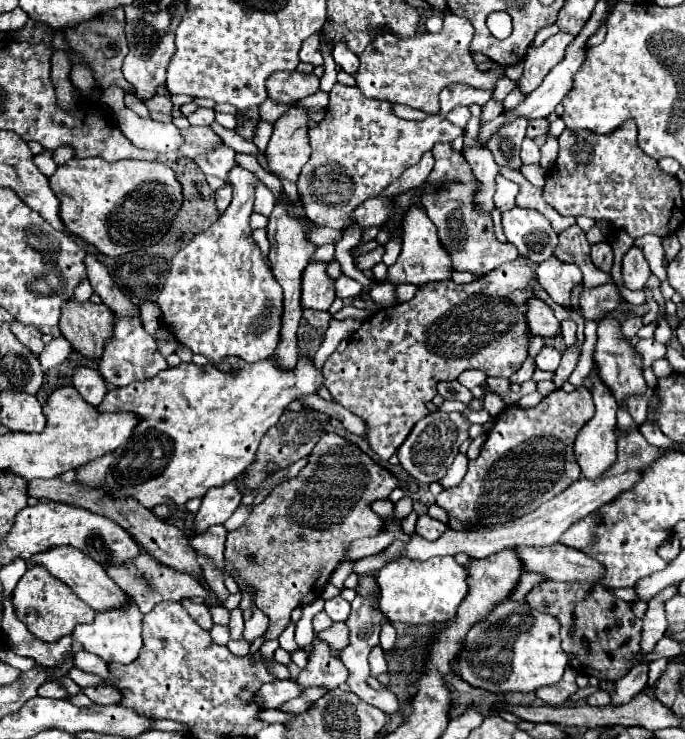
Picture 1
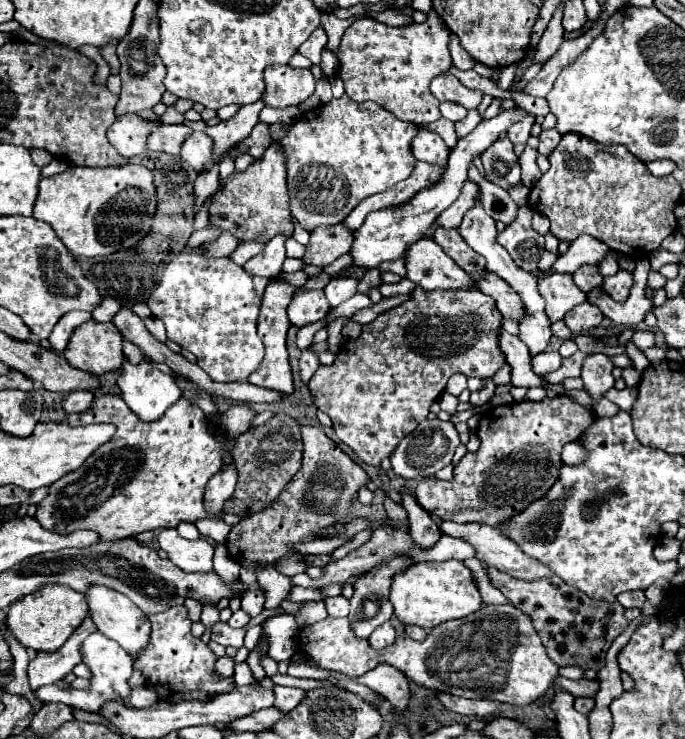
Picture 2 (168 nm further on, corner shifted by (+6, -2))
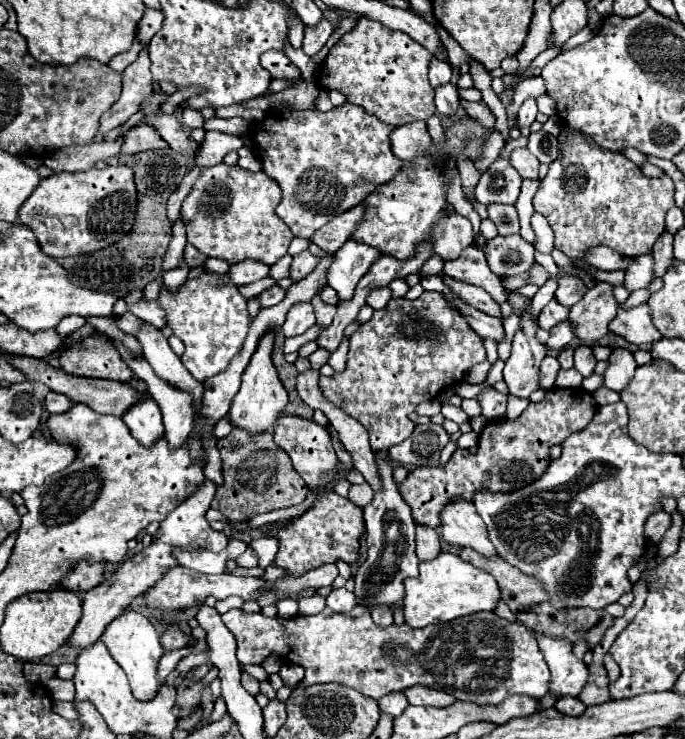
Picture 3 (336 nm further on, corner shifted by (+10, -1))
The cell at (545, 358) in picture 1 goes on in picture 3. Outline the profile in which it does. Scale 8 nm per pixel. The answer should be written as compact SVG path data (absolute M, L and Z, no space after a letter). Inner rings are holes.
M545 356L541 366L539 366L539 388L543 390L551 390L555 388L555 378L559 372L559 362L555 356Z

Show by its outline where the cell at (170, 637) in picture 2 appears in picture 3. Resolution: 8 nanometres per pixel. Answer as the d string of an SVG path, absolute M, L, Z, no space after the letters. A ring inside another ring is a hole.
M167 626L167 630L161 634L161 644L165 652L177 650L177 648L187 648L191 642L189 636L185 636L177 626Z

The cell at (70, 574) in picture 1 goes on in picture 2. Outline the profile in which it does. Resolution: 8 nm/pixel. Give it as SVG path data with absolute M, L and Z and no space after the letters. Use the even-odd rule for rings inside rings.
M91 585L83 595L85 595L85 601L89 605L89 613L91 613L95 627L101 629L101 633L107 635L109 639L117 641L135 659L139 649L147 645L149 631L151 631L149 617L129 597L117 593L115 589L109 589L105 585Z

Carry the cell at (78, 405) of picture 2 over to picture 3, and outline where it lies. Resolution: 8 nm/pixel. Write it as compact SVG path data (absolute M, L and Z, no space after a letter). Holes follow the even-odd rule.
M49 392L49 394L45 396L45 408L47 408L49 414L63 414L63 412L67 412L71 406L73 406L71 400L65 398L63 394Z

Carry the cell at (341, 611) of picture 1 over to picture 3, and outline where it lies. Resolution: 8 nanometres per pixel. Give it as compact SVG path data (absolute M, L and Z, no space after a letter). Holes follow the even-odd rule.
M335 588L329 596L327 596L327 606L333 612L349 612L353 610L353 606L357 604L357 598L353 596L353 592L349 592L347 588Z

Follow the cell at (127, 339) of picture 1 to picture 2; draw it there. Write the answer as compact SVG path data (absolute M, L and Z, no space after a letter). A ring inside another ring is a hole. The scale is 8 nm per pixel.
M125 359L117 385L129 409L145 421L161 417L163 411L182 394L174 378L161 373L149 359L141 363Z

